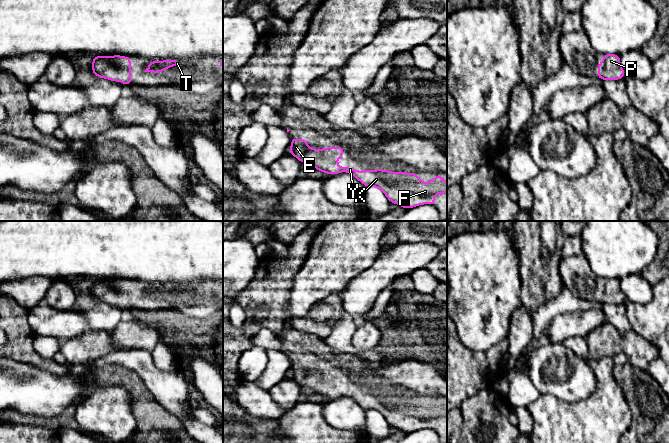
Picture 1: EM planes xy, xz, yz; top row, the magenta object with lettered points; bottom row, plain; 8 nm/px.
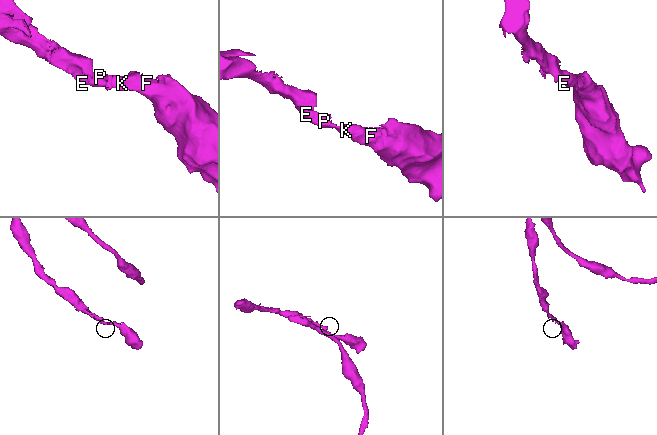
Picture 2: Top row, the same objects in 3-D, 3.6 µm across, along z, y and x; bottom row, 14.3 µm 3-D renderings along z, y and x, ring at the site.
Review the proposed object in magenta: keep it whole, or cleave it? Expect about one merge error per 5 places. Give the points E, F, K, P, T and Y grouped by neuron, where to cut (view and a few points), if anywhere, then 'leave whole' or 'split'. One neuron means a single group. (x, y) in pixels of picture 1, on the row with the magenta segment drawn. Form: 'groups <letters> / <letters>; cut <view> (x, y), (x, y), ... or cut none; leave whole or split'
groups E F K P T Y; cut none; leave whole

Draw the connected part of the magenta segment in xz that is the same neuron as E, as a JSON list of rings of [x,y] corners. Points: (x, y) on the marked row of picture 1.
[[[291,137],[289,152],[300,162],[311,164],[315,169],[335,175],[346,172],[352,174],[366,187],[381,189],[391,203],[405,209],[422,204],[435,205],[437,193],[447,194],[447,183],[438,173],[430,182],[422,182],[417,173],[391,172],[384,169],[356,171],[350,167],[340,167],[337,159],[344,156],[344,148],[326,147],[312,149],[307,140]]]

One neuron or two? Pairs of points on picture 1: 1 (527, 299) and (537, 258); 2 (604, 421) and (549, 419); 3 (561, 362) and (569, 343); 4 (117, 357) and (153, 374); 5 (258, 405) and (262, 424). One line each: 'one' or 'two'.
1: one
2: one
3: two
4: one
5: two

